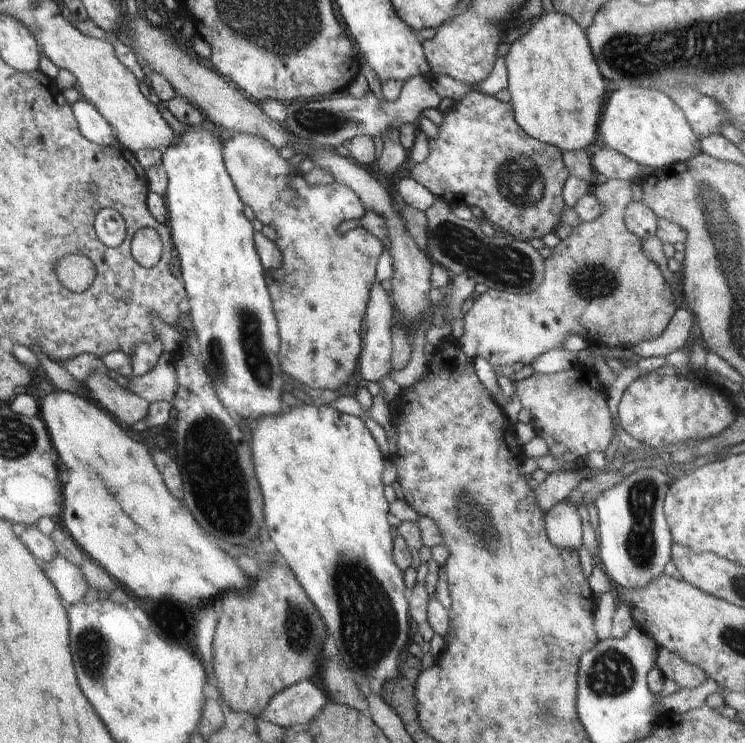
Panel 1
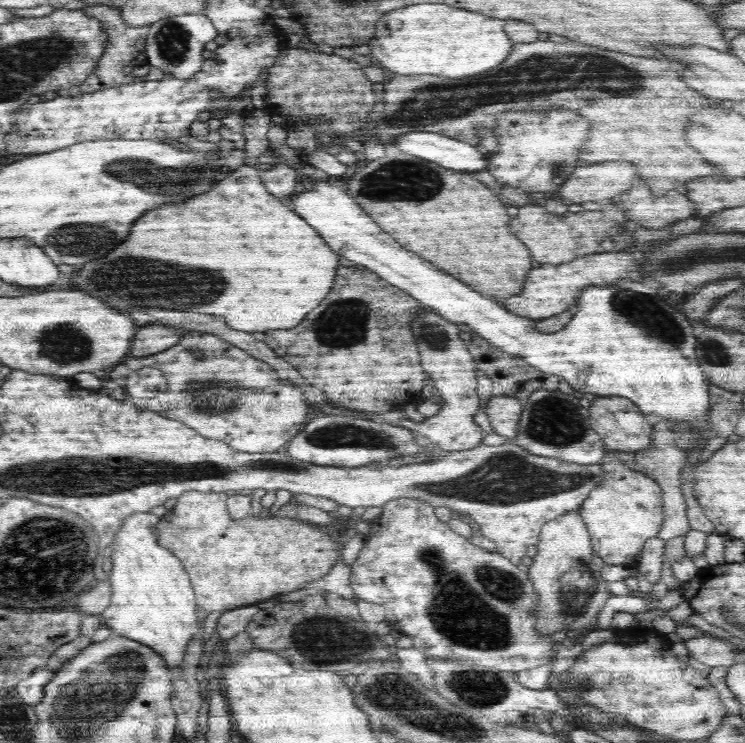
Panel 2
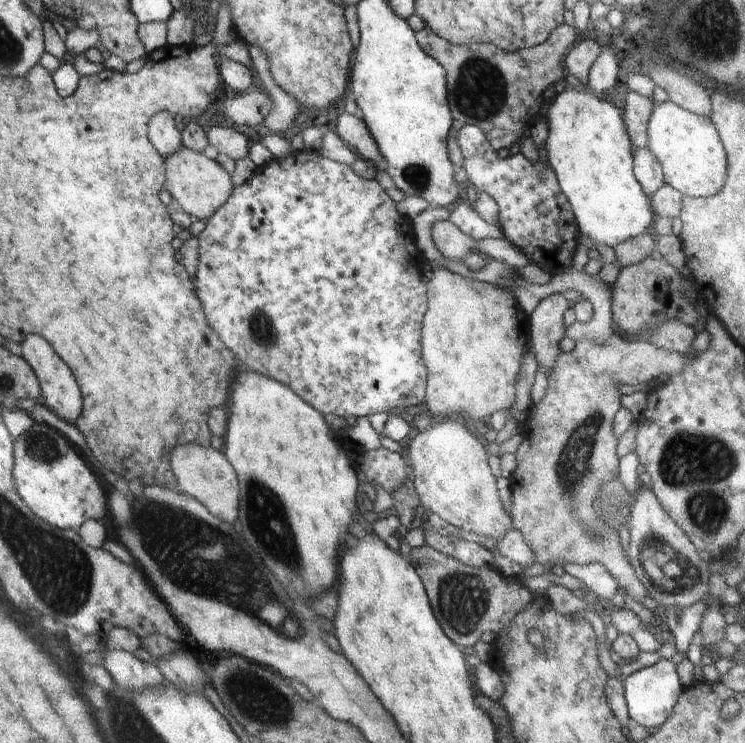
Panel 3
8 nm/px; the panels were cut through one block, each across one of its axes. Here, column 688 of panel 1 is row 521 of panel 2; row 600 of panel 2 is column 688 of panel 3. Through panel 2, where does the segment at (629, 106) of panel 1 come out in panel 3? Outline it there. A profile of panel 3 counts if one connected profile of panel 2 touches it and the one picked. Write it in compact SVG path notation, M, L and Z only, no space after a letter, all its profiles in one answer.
M667 100L656 104L647 124L648 148L658 159L665 182L683 195L712 196L727 177L727 154L714 123Z

